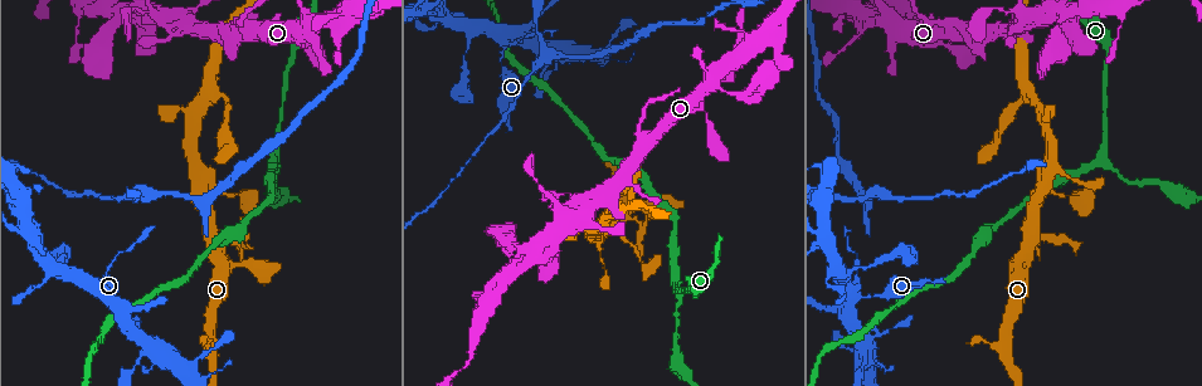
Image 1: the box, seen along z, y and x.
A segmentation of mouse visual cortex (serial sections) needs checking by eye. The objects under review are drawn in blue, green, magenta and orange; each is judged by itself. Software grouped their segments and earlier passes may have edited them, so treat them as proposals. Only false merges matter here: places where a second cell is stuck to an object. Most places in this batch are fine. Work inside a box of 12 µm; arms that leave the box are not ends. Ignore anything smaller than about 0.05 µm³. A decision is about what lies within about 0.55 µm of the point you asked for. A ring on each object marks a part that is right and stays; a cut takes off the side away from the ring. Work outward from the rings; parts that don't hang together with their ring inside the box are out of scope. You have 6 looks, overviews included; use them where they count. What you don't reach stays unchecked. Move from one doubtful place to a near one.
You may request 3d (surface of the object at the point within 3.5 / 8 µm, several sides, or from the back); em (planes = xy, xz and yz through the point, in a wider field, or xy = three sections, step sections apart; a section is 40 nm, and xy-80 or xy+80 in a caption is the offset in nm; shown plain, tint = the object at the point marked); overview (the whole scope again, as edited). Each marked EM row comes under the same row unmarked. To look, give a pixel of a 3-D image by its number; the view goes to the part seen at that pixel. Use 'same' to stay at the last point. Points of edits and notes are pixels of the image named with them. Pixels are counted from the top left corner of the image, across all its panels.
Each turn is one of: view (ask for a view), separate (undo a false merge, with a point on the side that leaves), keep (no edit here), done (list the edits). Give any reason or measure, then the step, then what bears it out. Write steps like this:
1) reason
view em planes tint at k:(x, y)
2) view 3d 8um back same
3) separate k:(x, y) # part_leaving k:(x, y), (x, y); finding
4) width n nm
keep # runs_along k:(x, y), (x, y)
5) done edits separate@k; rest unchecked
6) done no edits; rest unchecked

abrupt turn
view 3d 3.5um at 1:(238, 244)

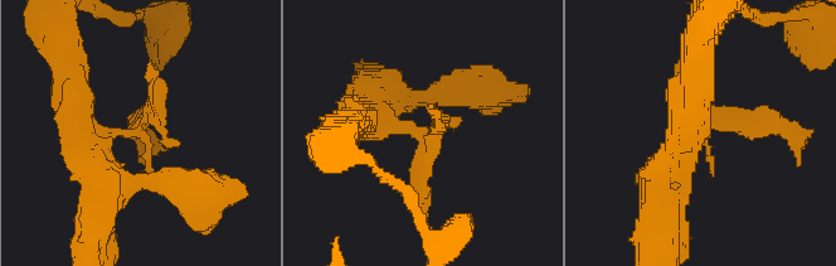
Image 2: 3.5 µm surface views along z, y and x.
view em xy step 5 tint at 2:(711, 125)

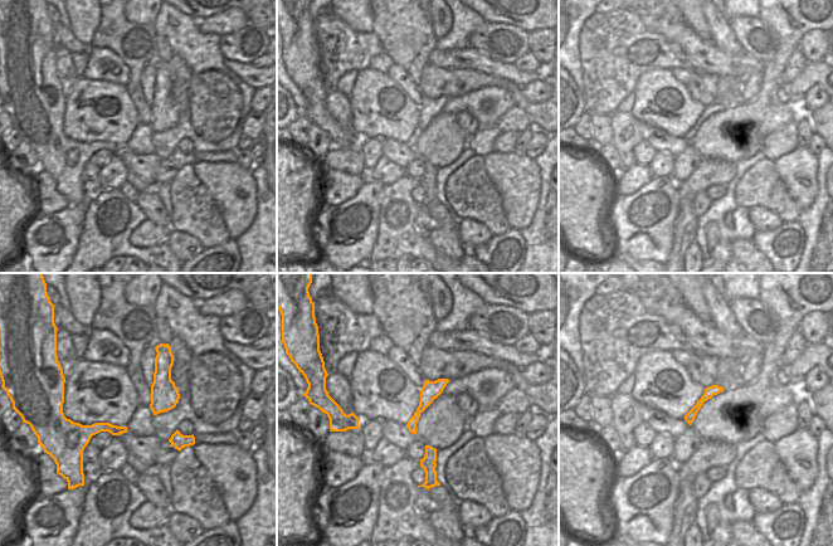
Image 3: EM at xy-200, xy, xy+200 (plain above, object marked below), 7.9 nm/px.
width 150 nm
separate 2:(160, 90) # part_leaving 2:(717, 127), (785, 127), (801, 150); a second cell is stuck on

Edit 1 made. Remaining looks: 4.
calibre changes
view 3d 3.5um at 1:(80, 10)

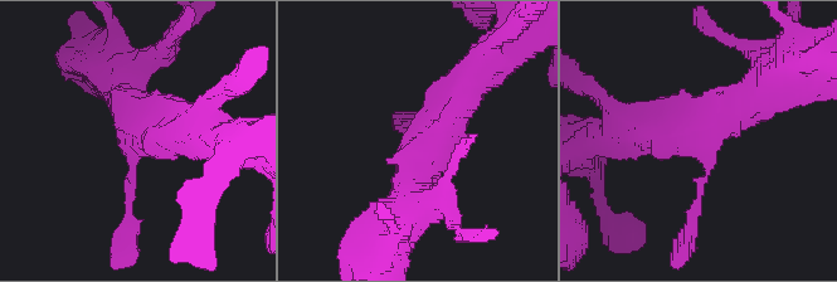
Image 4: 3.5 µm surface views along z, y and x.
view em planes tint at 4:(698, 142)

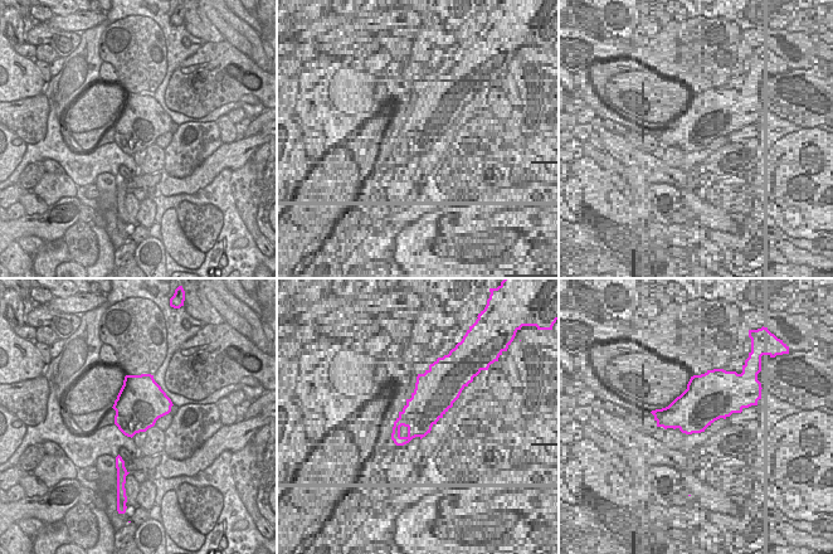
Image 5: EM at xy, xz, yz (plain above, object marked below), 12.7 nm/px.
keep # continuous, no second cell

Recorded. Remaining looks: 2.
calibre changes
view 3d 8um at 1:(441, 12)

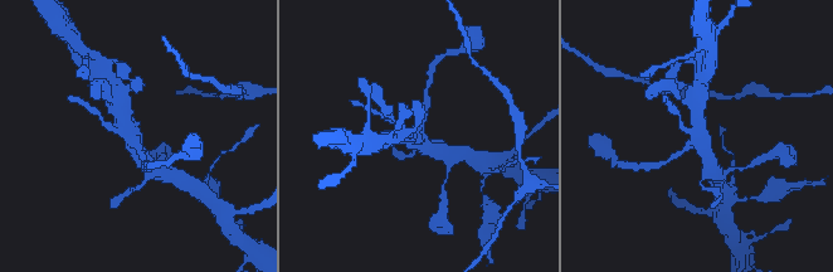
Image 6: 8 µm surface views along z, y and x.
view 3d 3.5um at 6:(703, 145)

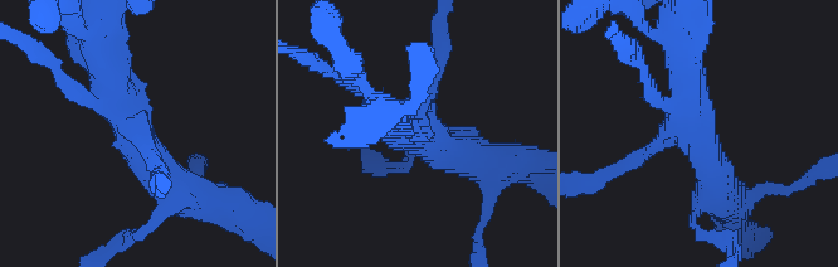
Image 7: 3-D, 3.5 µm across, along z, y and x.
keep # runs_along 7:(176, 190), (139, 147), (96, 54); one cell here

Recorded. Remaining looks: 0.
done edits separate@2; rest unchecked

